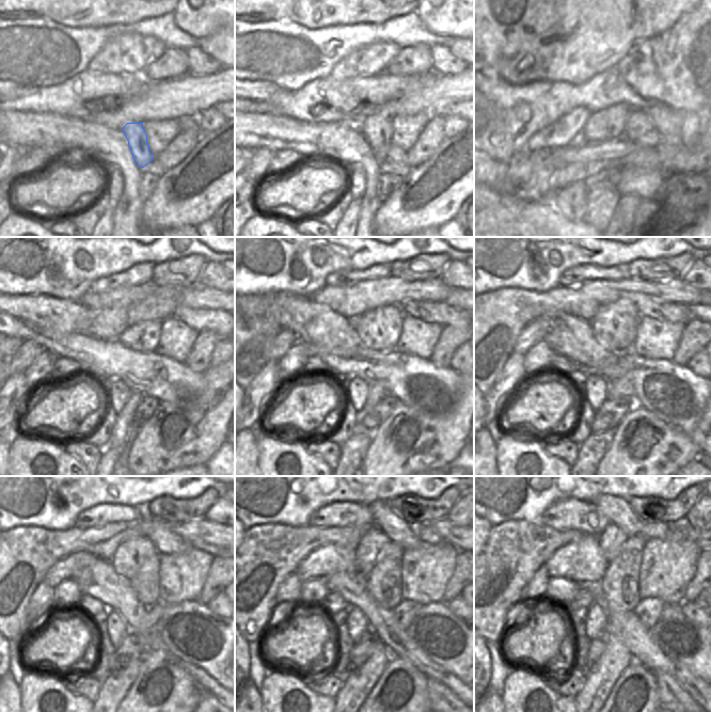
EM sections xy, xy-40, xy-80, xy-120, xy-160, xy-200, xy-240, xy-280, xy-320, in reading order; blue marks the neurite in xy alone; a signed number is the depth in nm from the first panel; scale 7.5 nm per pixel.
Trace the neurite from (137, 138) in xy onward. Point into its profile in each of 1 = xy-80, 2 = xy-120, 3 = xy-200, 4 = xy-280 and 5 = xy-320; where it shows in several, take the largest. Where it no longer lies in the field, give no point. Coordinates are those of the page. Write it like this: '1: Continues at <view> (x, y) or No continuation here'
1: Continues at xy-80 (625, 104)
2: Continues at xy-120 (143, 336)
3: Continues at xy-200 (614, 325)
4: Continues at xy-280 (370, 549)
5: Continues at xy-320 (612, 538).

